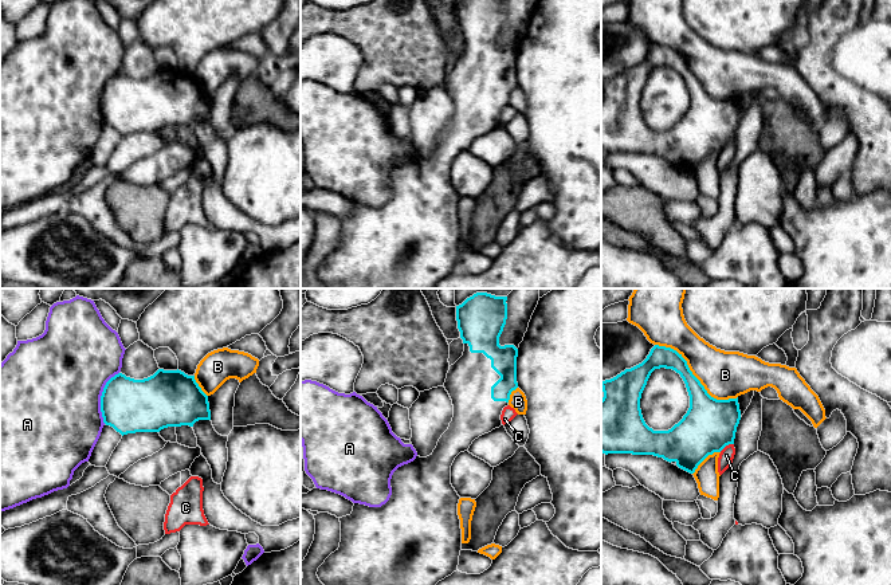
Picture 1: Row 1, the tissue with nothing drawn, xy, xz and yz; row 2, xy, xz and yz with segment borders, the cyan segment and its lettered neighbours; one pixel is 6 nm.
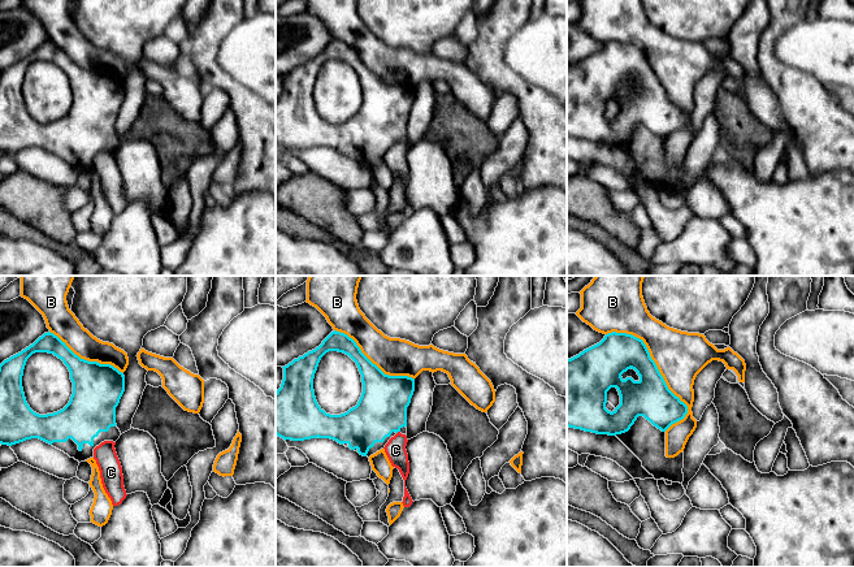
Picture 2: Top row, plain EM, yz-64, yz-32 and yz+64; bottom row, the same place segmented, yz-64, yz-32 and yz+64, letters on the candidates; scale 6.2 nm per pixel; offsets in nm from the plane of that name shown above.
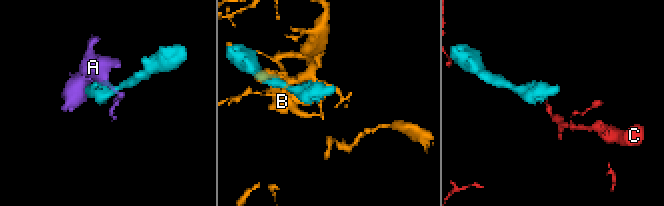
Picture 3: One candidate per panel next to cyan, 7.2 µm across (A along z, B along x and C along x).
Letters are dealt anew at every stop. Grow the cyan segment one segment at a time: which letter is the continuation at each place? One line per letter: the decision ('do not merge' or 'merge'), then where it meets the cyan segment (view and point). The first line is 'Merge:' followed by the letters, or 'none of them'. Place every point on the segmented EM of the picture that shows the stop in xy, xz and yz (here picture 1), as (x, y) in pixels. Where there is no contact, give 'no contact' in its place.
Merge: none of them
A: do not merge; meets cyan in xy at (101, 397)
B: do not merge; meets cyan in yz at (694, 376)
C: do not merge; meets cyan in yz at (726, 444)

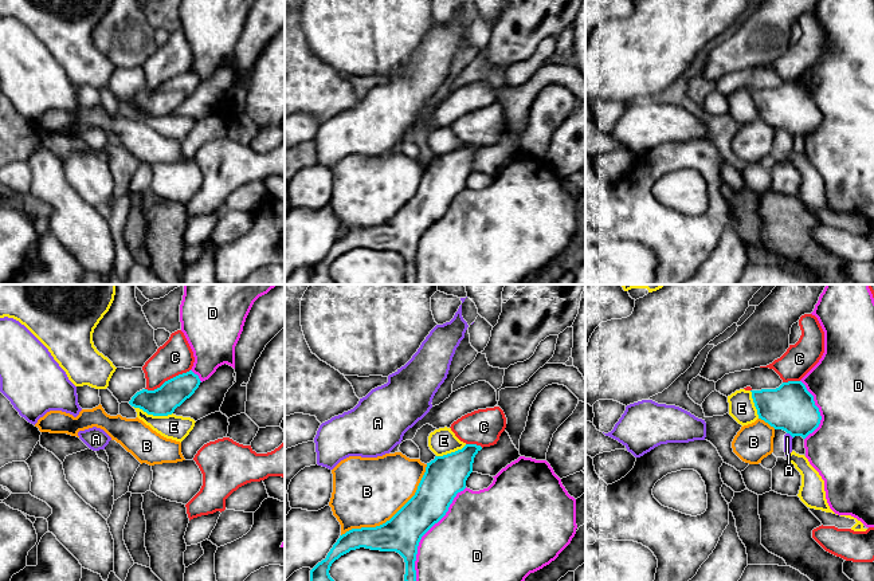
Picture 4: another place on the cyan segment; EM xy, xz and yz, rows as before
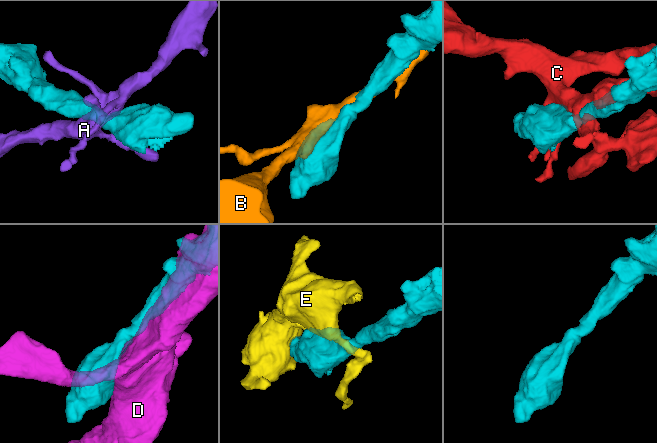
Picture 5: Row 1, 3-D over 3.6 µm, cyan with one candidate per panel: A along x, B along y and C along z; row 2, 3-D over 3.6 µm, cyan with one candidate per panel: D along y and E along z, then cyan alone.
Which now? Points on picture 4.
Merge: none of them
A: do not merge; meets cyan in yz at (790, 434)
B: do not merge; meets cyan in xz at (394, 515)
C: do not merge; meets cyan in xy at (168, 380)
D: do not merge; meets cyan in xz at (426, 532)
E: do not merge; meets cyan in xy at (153, 415)

